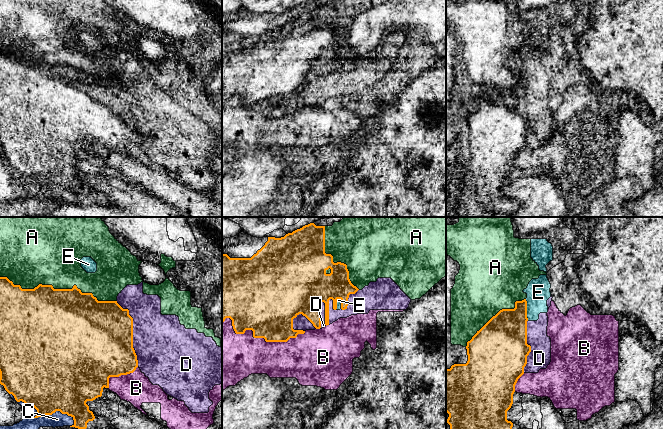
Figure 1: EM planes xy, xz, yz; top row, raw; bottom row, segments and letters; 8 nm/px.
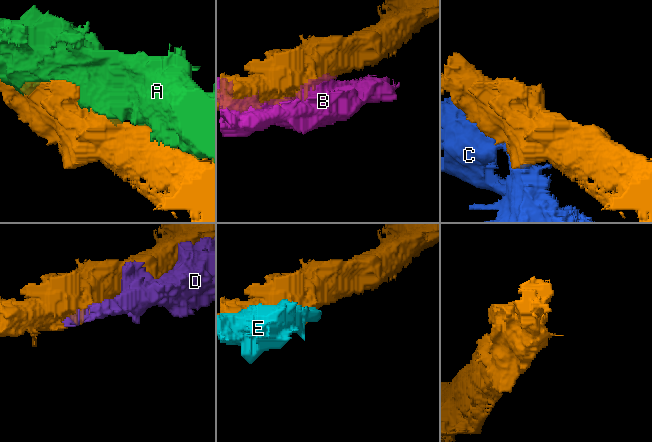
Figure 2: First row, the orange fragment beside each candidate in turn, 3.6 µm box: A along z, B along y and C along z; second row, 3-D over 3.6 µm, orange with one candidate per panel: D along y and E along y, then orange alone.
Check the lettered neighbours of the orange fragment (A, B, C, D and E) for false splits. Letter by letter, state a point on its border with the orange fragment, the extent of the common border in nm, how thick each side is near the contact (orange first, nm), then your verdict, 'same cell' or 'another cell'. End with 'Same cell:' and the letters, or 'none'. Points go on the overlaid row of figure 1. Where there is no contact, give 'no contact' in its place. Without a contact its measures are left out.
A: meets orange in xy at (58, 289); contact 950 nm long; 500 nm thick on the orange side, 420 nm on the other; another cell
B: meets orange in xz at (258, 337); contact 700 nm long; 440 nm thick on the orange side, 380 nm on the other; another cell
C: meets orange in xy at (40, 416); contact 600 nm long; 400 nm thick on the orange side, 120 nm on the other; another cell
D: meets orange in xy at (132, 332); contact 550 nm long; 500 nm thick on the orange side, 440 nm on the other; another cell
E: meets orange in yz at (526, 310); contact 180 nm long; 340 nm thick on the orange side, 190 nm on the other; another cell
Same cell: none

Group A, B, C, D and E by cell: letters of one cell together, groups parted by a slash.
A / B / C / D E

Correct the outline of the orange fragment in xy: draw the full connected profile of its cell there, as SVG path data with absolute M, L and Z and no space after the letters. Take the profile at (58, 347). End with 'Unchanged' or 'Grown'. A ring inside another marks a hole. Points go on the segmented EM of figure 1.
M0 277L0 384L17 402L22 401L26 405L32 405L37 410L34 418L60 411L73 418L74 424L70 427L86 429L87 423L95 419L86 402L102 396L103 388L109 388L110 377L133 373L137 367L137 355L133 348L133 318L129 315L129 310L123 309L117 301L98 301L92 293L82 293L76 285L72 289L54 289L52 285L39 284L34 289L22 289L7 277Z. Unchanged

